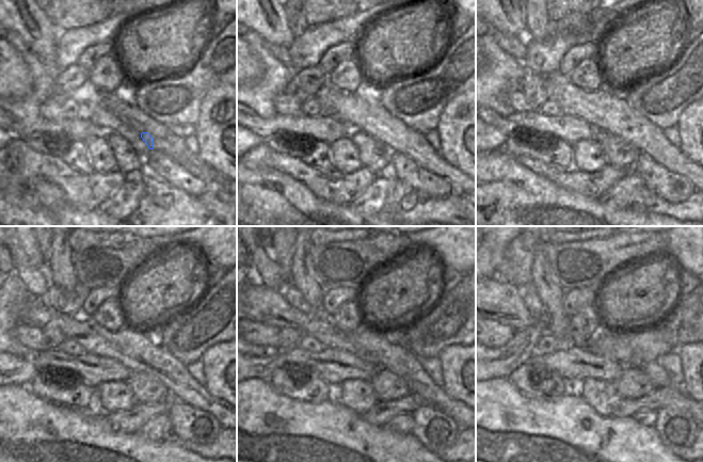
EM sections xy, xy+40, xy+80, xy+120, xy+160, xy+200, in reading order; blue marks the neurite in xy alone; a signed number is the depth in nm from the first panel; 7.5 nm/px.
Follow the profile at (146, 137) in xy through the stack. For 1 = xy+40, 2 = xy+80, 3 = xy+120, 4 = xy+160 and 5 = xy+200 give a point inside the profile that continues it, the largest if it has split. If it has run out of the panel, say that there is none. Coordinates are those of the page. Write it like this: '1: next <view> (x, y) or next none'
1: next xy+40 (362, 110)
2: next xy+80 (606, 109)
3: next xy+120 (138, 350)
4: next xy+160 (258, 303)
5: next xy+200 (498, 301)

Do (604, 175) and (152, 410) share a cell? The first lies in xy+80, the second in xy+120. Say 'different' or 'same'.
same

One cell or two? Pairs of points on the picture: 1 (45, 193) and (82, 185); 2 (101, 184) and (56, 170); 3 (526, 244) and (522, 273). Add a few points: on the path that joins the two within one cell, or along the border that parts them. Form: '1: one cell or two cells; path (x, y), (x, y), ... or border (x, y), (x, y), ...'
1: two cells; border (40, 177), (56, 184), (66, 201), (78, 208)
2: one cell; path (90, 184), (74, 184), (67, 178)
3: one cell; path (523, 252), (523, 266)

